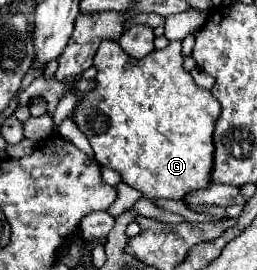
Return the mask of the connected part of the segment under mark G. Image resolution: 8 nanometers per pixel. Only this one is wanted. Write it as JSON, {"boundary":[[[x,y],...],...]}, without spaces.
{"boundary":[[[102,41],[100,49],[98,49],[98,53],[96,53],[96,57],[94,57],[94,67],[98,69],[96,89],[84,95],[82,103],[78,105],[78,109],[76,109],[74,115],[72,115],[74,123],[86,133],[86,137],[88,137],[92,149],[94,149],[94,159],[96,159],[100,165],[106,165],[106,167],[118,171],[118,173],[122,175],[124,183],[128,183],[130,187],[138,189],[144,197],[154,199],[154,201],[156,201],[156,199],[176,199],[176,201],[180,201],[180,199],[184,199],[188,193],[198,191],[198,189],[206,189],[206,187],[212,183],[212,177],[210,177],[210,175],[212,175],[210,171],[212,171],[212,165],[214,165],[214,141],[212,141],[212,133],[214,133],[214,125],[216,125],[216,119],[220,117],[220,109],[222,109],[222,107],[220,107],[220,103],[214,99],[214,95],[212,95],[210,91],[200,89],[200,87],[194,83],[192,75],[184,71],[180,47],[182,47],[182,41],[170,41],[170,45],[168,45],[166,49],[162,49],[162,51],[152,51],[152,53],[148,53],[148,57],[144,57],[142,61],[138,61],[138,59],[132,59],[130,55],[126,55],[126,53],[120,49],[120,45],[118,45],[116,41]]]}

